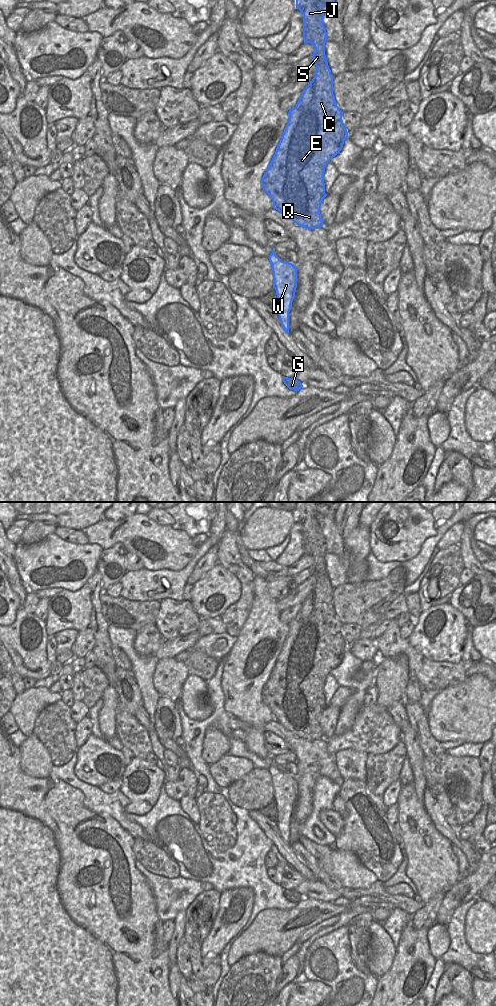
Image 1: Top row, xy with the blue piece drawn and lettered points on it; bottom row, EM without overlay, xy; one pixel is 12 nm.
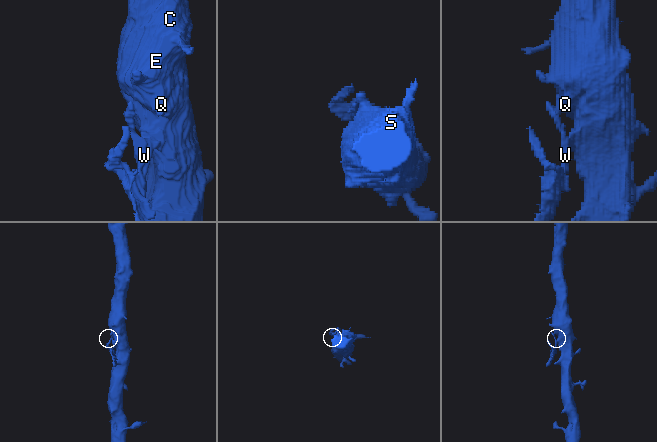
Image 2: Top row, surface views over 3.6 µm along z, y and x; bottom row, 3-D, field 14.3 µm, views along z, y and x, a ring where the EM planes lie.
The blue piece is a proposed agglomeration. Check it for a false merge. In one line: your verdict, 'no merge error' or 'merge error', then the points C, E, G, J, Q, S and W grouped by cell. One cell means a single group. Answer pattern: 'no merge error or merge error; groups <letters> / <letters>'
no merge error; groups C E G J Q S W

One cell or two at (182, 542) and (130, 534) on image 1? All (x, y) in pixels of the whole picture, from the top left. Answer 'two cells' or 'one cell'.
one cell

